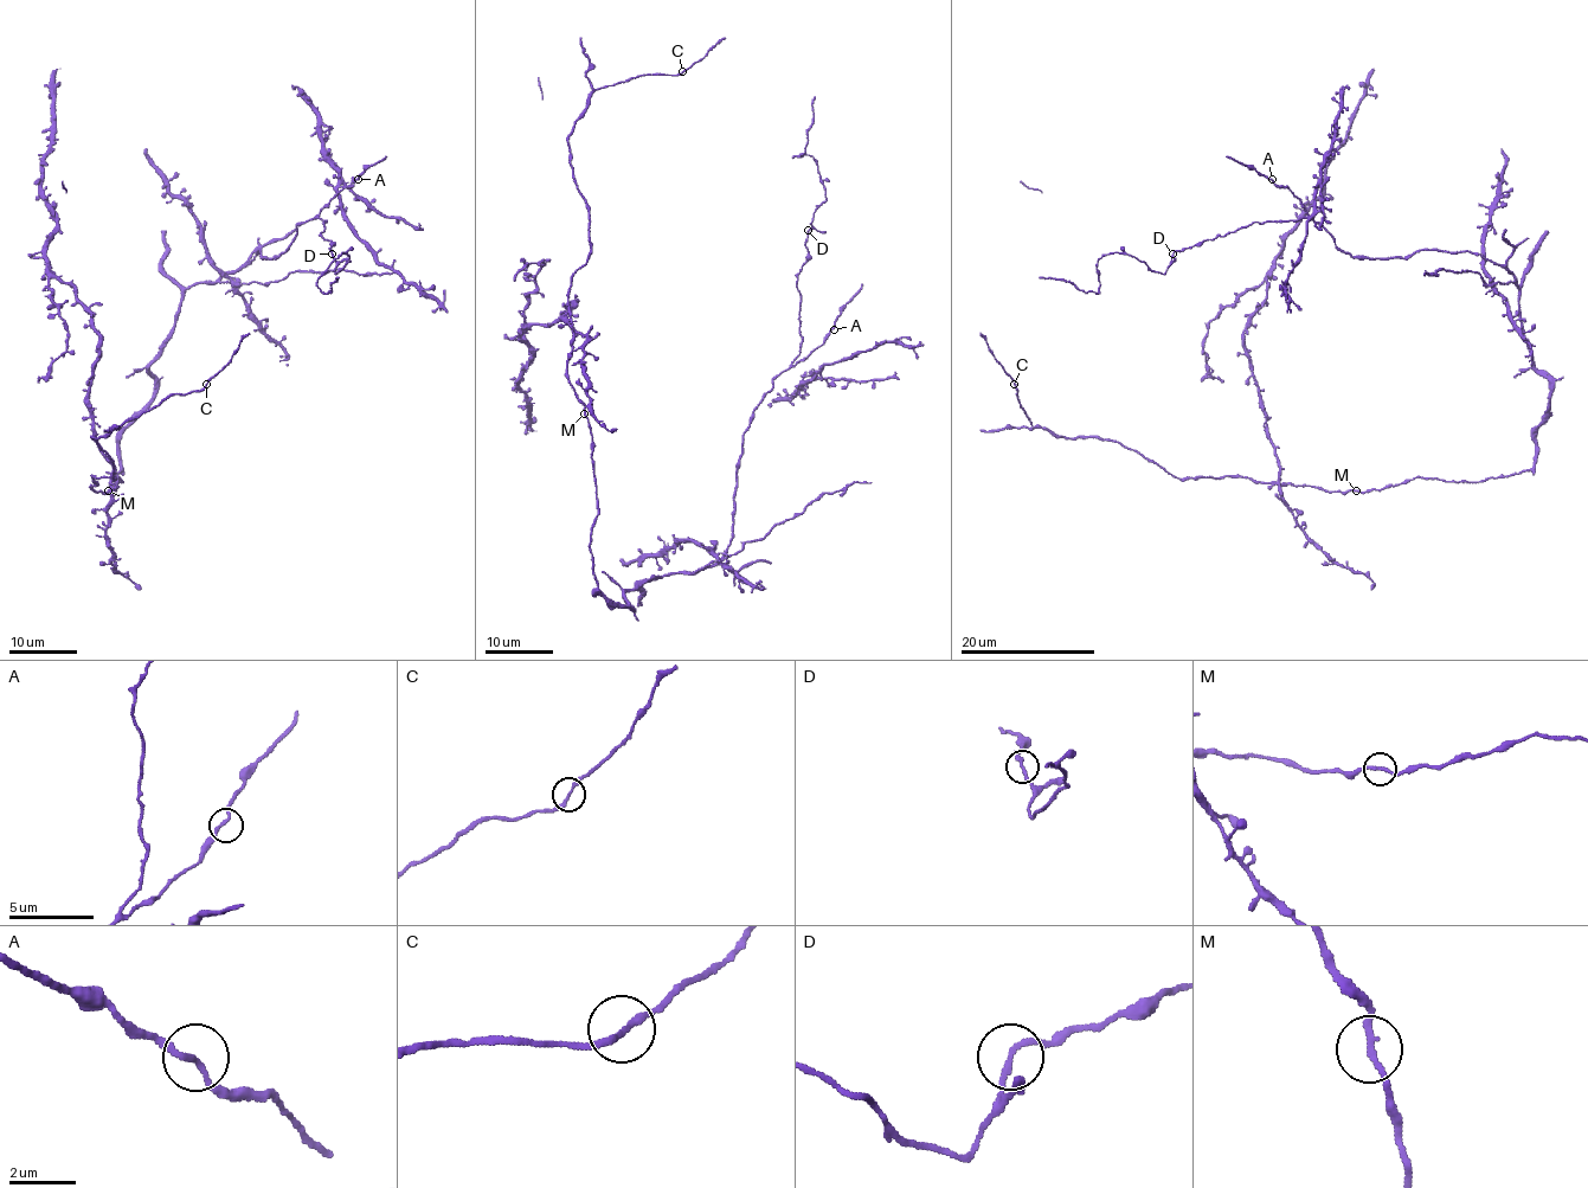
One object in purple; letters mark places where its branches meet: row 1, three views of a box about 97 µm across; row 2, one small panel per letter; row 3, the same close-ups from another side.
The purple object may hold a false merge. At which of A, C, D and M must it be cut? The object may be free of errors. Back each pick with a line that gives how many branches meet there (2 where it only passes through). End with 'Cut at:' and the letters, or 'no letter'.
Cut at: no letter

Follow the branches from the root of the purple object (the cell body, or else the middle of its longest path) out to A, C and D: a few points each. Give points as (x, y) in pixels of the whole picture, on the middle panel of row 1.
A: (595, 592), (630, 607), (625, 594), (643, 580), (695, 573), (724, 553), (750, 417), (773, 380), (834, 329)
C: (595, 592), (591, 429), (567, 374), (567, 289), (590, 254), (590, 211), (567, 135), (596, 90), (682, 71)
D: (595, 592), (630, 607), (625, 594), (643, 580), (695, 573), (724, 553), (743, 432), (799, 353), (808, 230)

